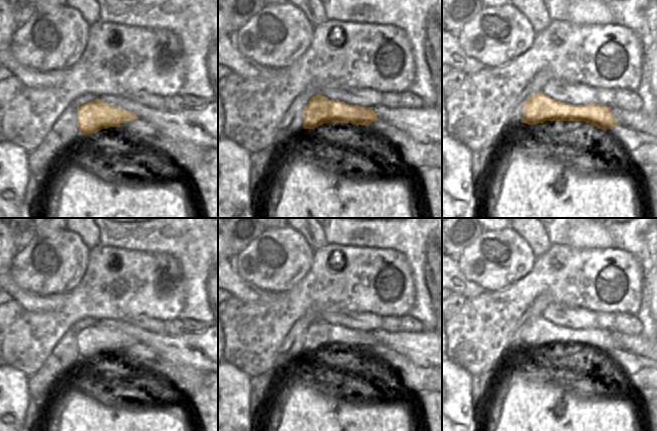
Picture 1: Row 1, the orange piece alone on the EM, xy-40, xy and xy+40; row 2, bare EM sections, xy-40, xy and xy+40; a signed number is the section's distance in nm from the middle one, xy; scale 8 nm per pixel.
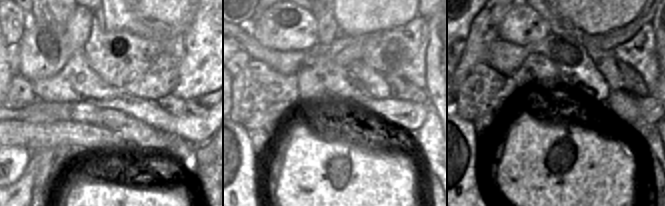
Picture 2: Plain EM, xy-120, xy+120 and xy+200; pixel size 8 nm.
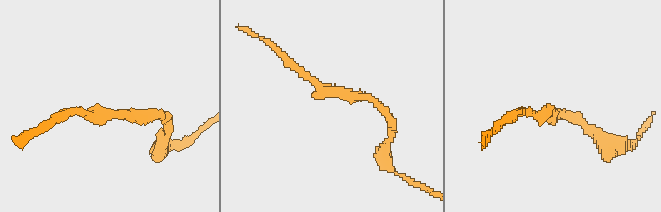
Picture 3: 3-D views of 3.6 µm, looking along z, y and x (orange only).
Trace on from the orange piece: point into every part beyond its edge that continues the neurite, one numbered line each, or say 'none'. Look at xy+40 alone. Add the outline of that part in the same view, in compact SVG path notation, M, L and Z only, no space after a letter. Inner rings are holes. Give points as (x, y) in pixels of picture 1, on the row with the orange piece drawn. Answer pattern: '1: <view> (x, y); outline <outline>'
none

